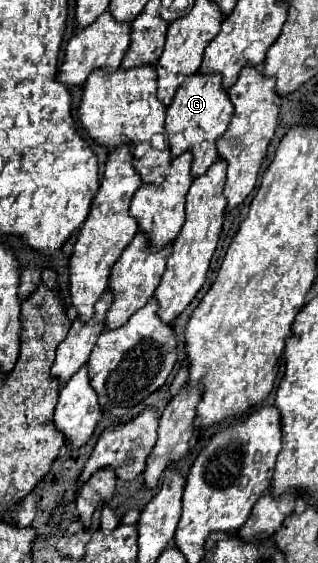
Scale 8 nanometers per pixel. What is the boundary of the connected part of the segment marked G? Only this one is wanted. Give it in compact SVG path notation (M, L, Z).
M192 74L186 78L182 88L176 92L174 102L166 110L166 134L172 158L192 152L192 178L208 172L208 168L218 160L216 140L226 132L234 108L230 104L228 92L222 88L220 74Z

